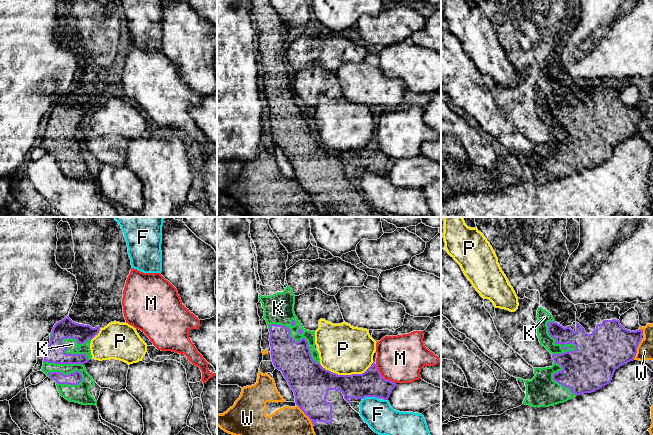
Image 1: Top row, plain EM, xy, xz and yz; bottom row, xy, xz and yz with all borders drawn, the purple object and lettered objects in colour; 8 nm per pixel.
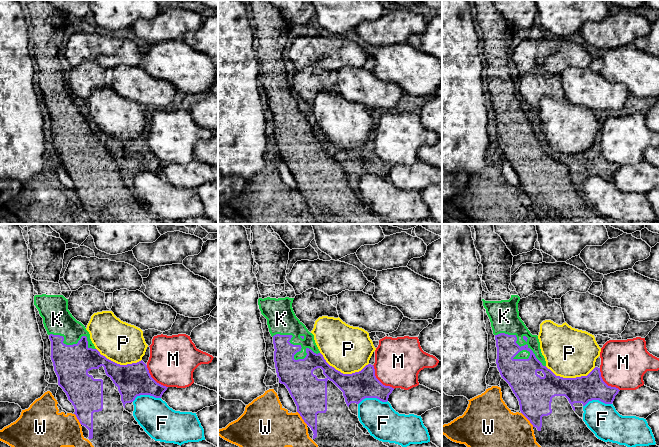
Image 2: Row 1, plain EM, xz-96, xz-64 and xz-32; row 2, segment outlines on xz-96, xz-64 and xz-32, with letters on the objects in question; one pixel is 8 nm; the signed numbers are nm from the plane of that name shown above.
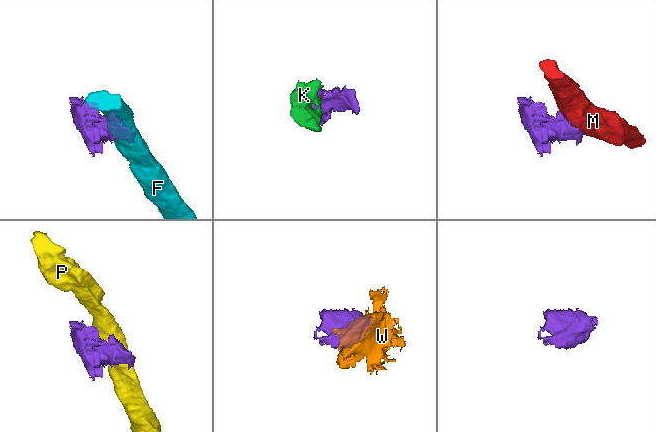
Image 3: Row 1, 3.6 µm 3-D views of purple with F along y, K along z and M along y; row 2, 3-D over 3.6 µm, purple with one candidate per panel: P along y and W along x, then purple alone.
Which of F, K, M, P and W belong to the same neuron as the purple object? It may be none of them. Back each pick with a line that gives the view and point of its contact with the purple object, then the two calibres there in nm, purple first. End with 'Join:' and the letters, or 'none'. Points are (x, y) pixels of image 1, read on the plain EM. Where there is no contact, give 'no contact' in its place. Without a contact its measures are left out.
K: yz (556, 117) | 240/100 nm
Join: K

